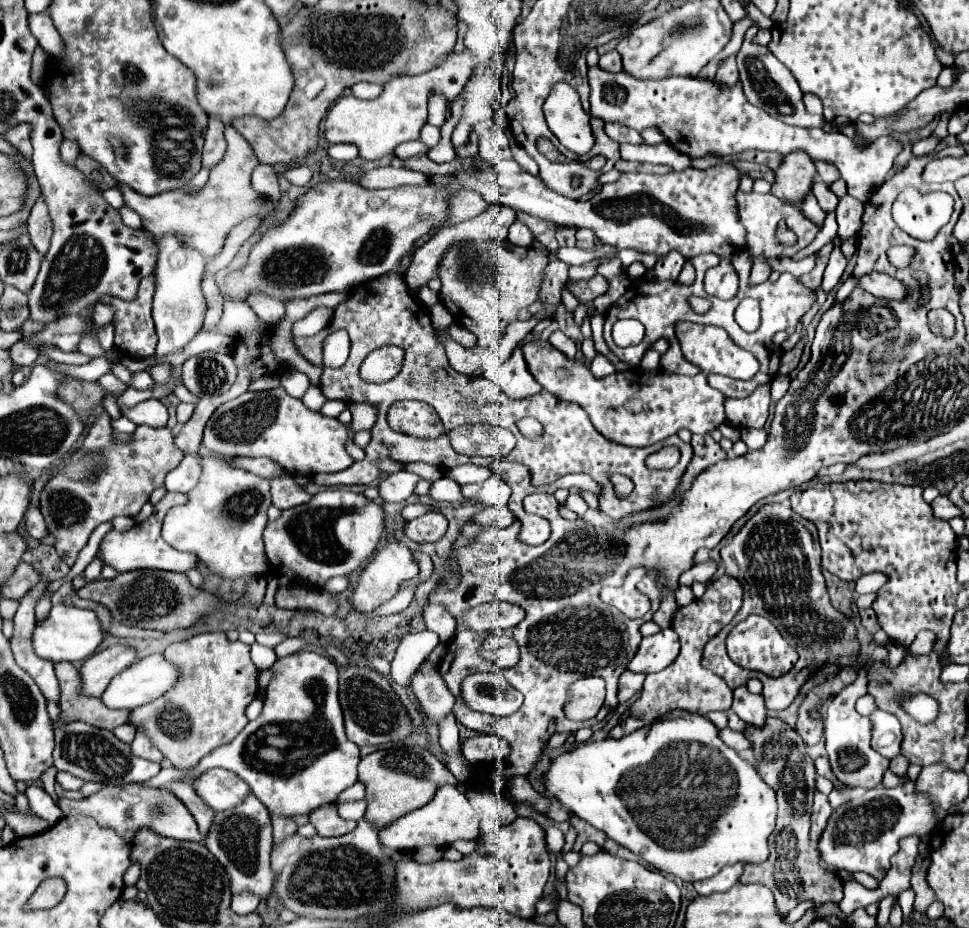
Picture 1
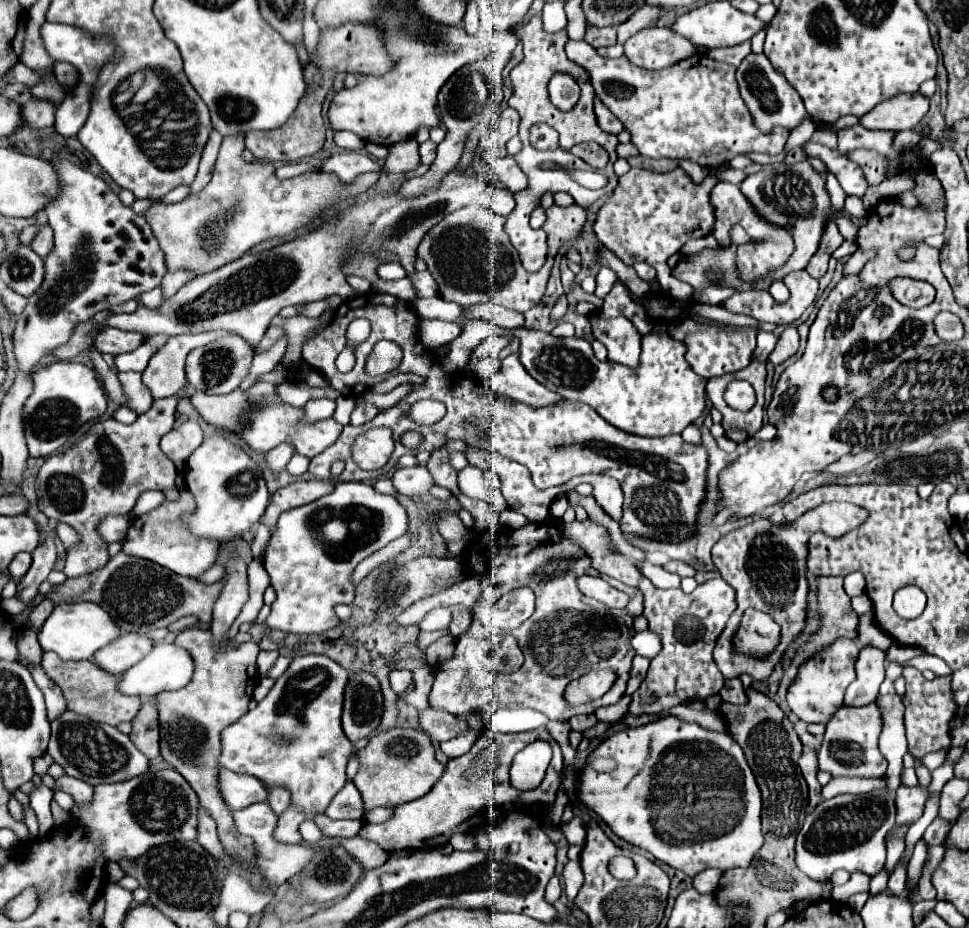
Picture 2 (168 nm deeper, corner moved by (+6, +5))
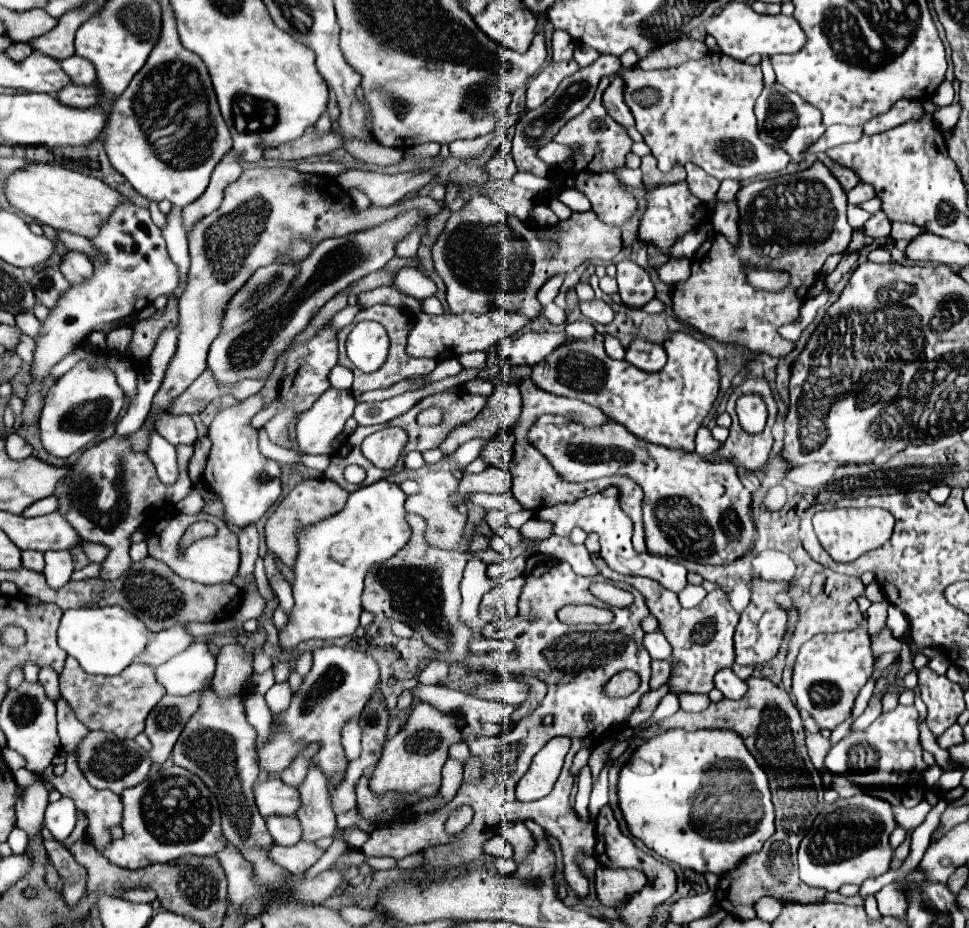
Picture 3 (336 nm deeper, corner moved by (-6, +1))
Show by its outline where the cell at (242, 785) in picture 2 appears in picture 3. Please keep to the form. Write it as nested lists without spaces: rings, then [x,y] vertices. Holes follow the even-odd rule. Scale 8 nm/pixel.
[[[270,777],[266,783],[254,785],[256,805],[262,817],[270,815],[296,815],[300,807],[300,793],[296,787],[288,787],[278,777]]]

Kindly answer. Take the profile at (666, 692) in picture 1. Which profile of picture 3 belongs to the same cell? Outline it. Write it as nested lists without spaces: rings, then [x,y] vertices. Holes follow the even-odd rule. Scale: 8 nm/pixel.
[[[592,555],[592,559],[606,579],[628,583],[644,595],[650,613],[658,619],[660,631],[666,635],[666,639],[670,641],[670,645],[674,649],[672,677],[668,681],[672,687],[672,693],[708,693],[708,691],[712,691],[714,675],[722,667],[732,667],[732,663],[734,663],[734,639],[732,637],[734,637],[734,629],[738,625],[738,613],[732,609],[728,595],[722,589],[714,589],[704,597],[704,601],[700,605],[696,605],[692,609],[684,609],[678,603],[676,593],[666,591],[664,587],[660,587],[660,583],[654,583],[652,579],[642,579],[642,577],[620,575],[620,573],[612,571],[610,567],[606,567],[606,563],[602,561],[600,555]]]

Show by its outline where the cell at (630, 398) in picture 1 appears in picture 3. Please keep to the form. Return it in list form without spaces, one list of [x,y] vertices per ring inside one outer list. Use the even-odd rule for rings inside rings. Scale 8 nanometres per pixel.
[[[674,333],[663,344],[668,351],[664,369],[646,373],[626,361],[610,359],[602,341],[602,335],[594,335],[592,339],[578,339],[556,349],[542,365],[534,367],[534,385],[552,395],[574,397],[602,409],[610,419],[648,443],[692,453],[696,431],[710,411],[720,387],[716,355],[712,349],[688,333]]]

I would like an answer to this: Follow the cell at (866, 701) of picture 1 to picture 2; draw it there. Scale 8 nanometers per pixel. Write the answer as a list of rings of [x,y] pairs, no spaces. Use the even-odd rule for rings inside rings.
[[[866,645],[860,649],[856,659],[856,679],[846,689],[846,705],[860,707],[874,703],[878,695],[878,687],[884,679],[884,651],[874,645]]]

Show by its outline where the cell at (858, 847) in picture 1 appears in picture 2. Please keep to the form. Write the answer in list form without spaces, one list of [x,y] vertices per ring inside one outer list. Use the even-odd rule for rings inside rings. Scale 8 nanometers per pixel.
[[[874,789],[860,795],[836,795],[814,807],[796,839],[796,865],[816,881],[828,881],[834,871],[862,871],[876,875],[886,859],[886,835],[894,827],[896,803],[888,789]]]

